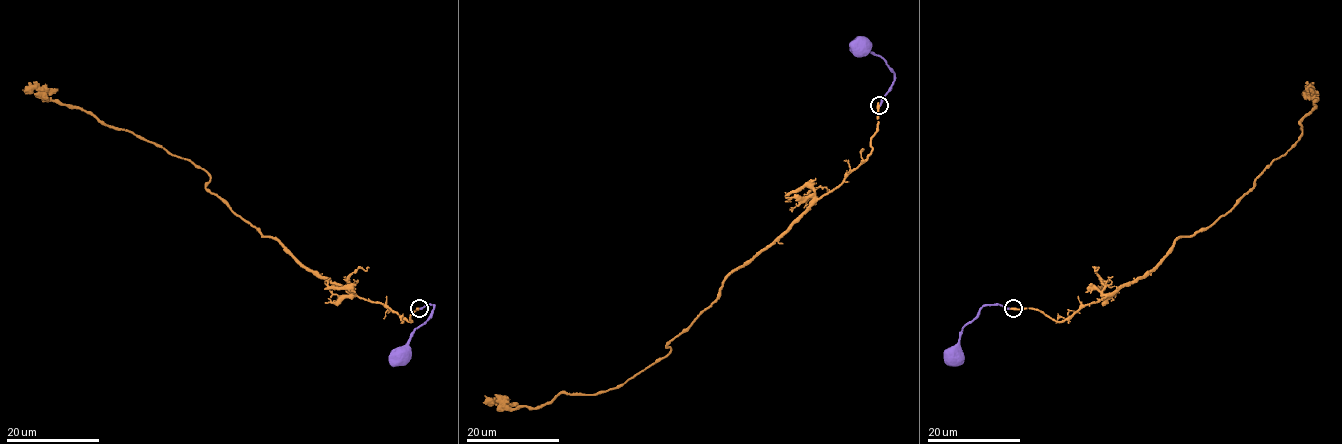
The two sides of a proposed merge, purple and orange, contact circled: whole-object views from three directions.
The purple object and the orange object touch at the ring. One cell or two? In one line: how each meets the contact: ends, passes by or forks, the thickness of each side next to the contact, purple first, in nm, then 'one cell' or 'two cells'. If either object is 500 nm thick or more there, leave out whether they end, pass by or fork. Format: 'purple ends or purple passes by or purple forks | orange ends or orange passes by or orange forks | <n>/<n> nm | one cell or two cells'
purple ends | orange ends | 240/420 nm | two cells

